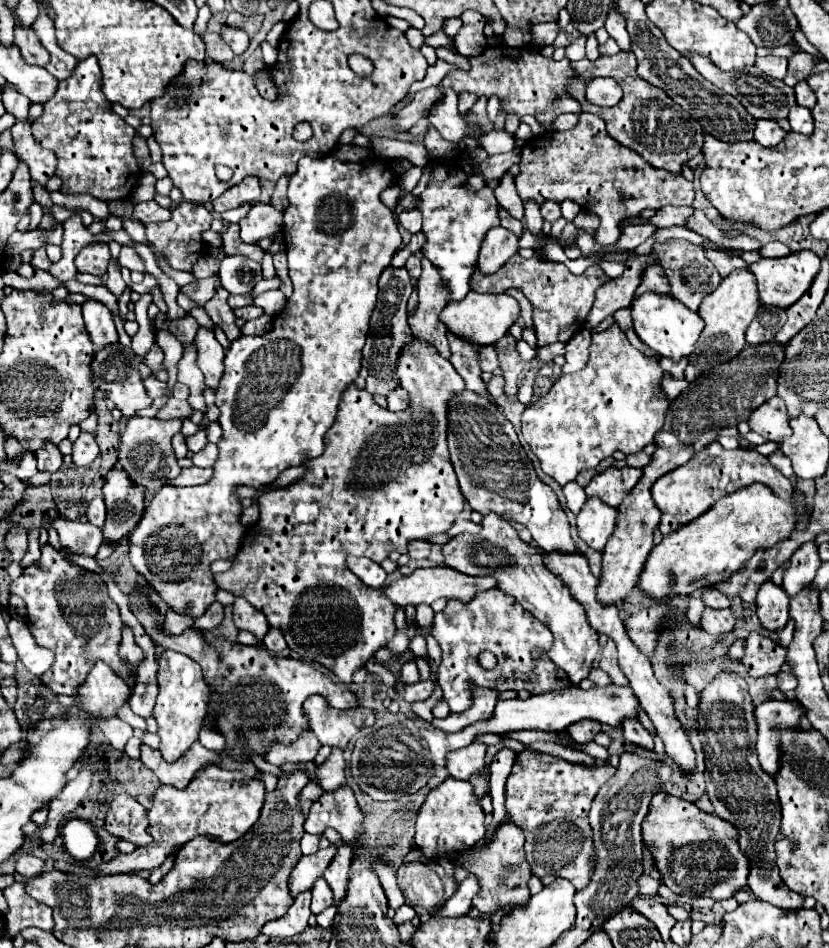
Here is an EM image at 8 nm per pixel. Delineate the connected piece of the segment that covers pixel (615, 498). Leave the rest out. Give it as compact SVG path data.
M611 466L593 478L589 482L589 486L585 488L585 492L587 492L587 496L603 498L605 504L615 508L631 492L631 488L637 484L641 474L643 472L639 468L633 468L633 466L625 466L621 470Z

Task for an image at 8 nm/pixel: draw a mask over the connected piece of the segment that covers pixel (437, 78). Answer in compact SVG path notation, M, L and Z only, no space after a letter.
M437 61L434 66L429 66L426 76L423 80L416 81L411 85L407 96L397 103L392 109L393 114L398 113L402 108L411 102L416 92L429 88L431 86L438 86L441 80L457 66L448 64L445 61Z

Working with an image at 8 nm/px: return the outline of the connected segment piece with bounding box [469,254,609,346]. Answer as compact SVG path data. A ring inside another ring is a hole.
M519 254L505 264L505 268L497 270L493 276L481 274L479 268L475 268L469 286L473 292L507 292L509 288L521 290L529 302L533 304L533 324L537 330L537 344L547 346L555 342L569 342L579 330L583 330L587 314L591 310L591 304L595 300L595 292L601 284L605 284L609 276L599 268L591 266L581 276L575 276L567 270L565 264L553 264L545 258L539 258L537 254L531 260L523 260Z

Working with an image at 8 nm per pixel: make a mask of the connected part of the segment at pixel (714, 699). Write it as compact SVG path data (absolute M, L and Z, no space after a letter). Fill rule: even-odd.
M719 672L701 692L697 724L705 752L707 796L715 808L715 814L731 822L739 830L741 850L747 852L751 862L751 892L763 902L769 902L787 911L795 911L803 907L804 898L797 896L795 892L789 892L789 888L785 888L785 882L777 872L773 844L779 834L781 808L777 800L775 780L763 772L757 760L757 724L753 712L755 710L747 682L735 672Z

